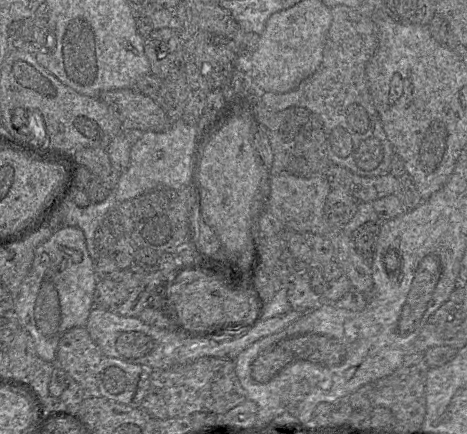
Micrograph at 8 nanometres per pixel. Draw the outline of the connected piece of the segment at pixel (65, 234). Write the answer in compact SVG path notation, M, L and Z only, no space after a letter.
M65 226L53 231L51 237L40 244L34 254L29 272L23 279L14 300L14 311L20 328L33 338L37 356L49 363L56 363L56 351L63 334L73 327L84 327L94 307L93 294L98 278L94 261L88 253L84 233L78 227Z

